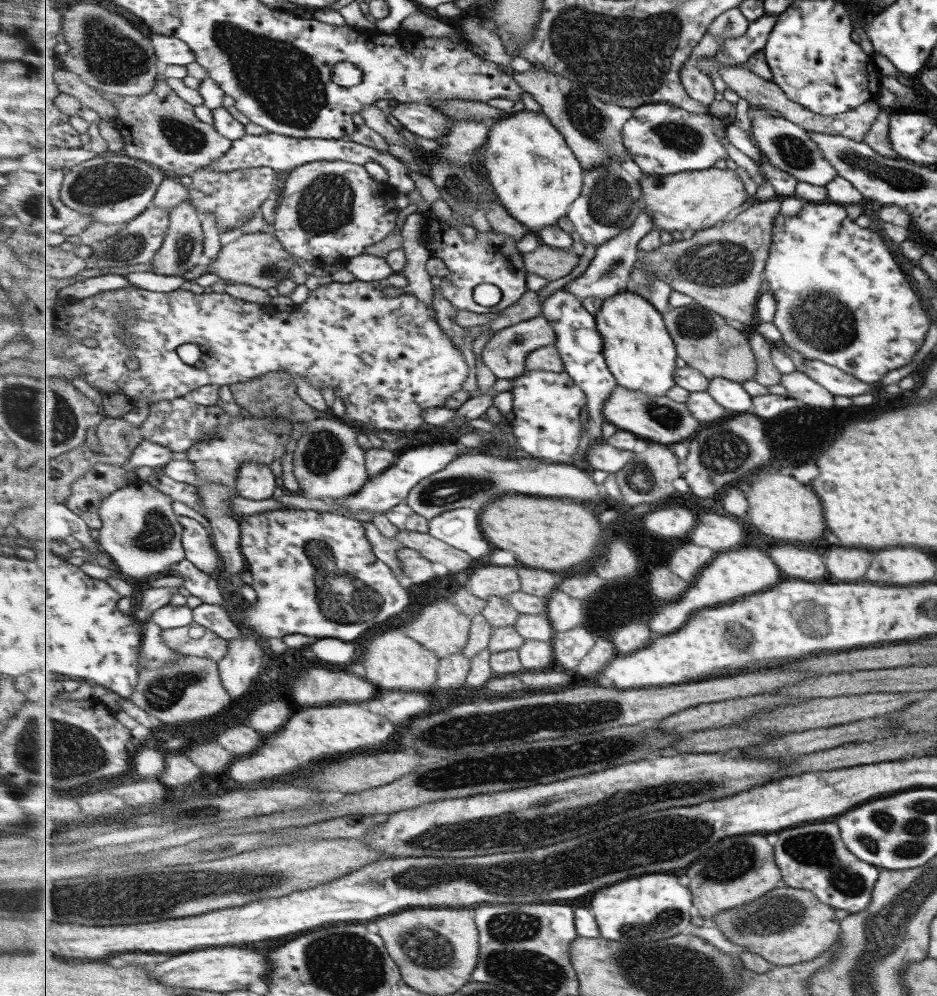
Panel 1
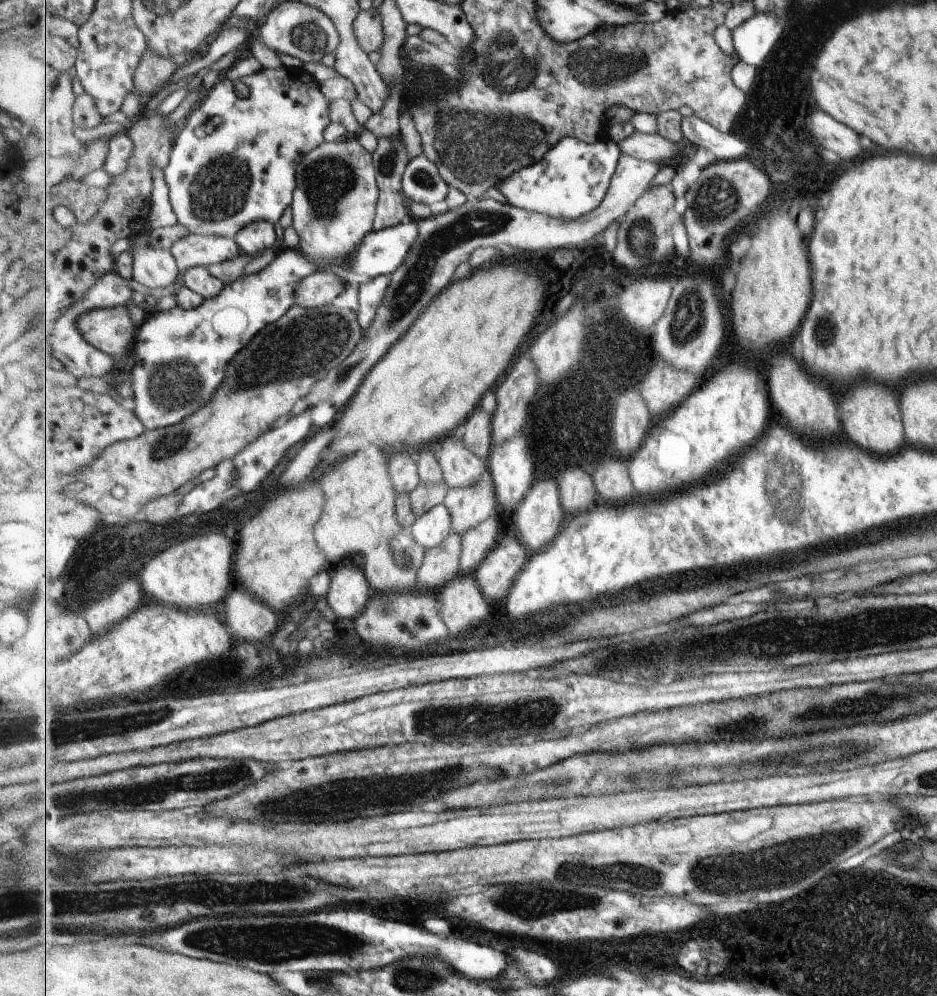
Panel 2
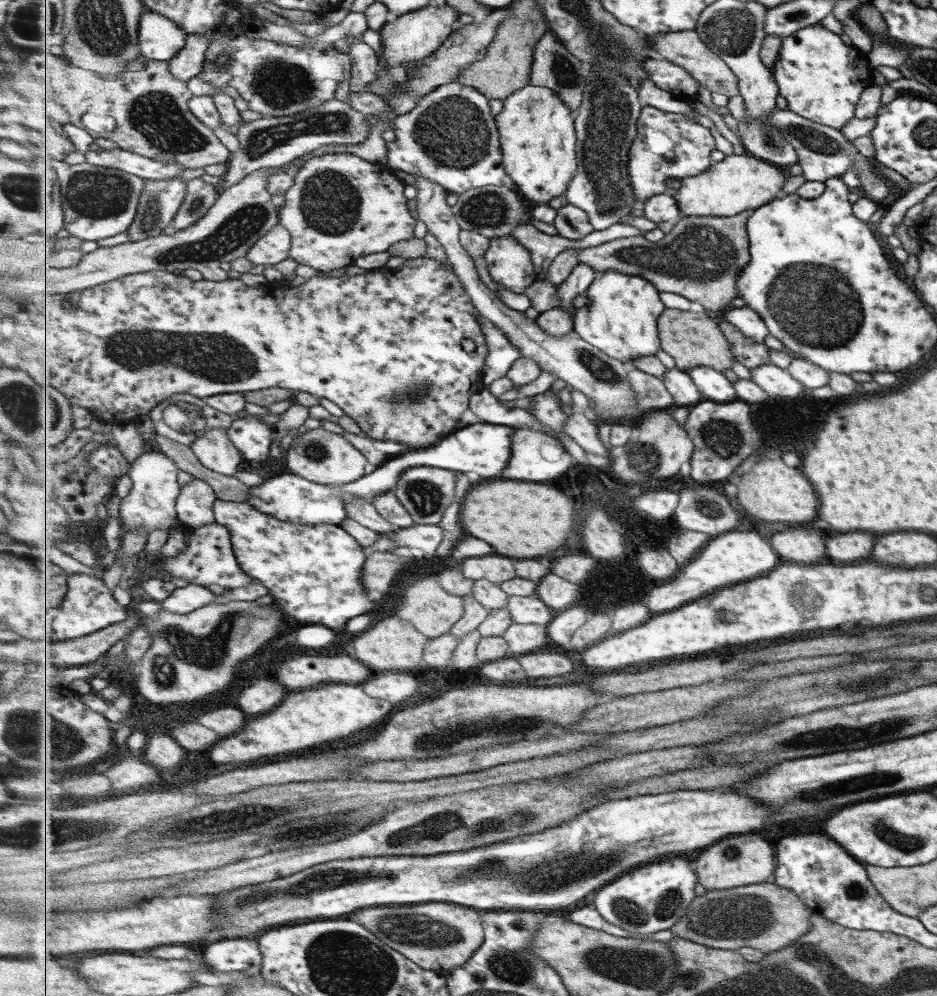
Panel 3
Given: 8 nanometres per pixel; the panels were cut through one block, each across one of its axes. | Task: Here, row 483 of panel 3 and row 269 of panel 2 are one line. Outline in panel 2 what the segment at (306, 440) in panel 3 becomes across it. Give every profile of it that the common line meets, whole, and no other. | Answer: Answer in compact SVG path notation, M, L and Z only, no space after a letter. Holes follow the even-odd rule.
M350 136L340 142L323 142L319 148L306 155L298 170L297 178L298 186L291 210L293 226L300 238L298 250L309 261L314 261L314 264L318 265L318 273L334 273L343 277L350 270L350 265L364 239L374 230L380 189L373 153L361 146L357 136Z

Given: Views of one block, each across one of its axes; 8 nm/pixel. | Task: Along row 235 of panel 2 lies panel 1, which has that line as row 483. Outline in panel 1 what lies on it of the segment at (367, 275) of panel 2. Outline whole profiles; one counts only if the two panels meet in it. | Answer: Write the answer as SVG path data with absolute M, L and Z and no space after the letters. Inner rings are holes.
M450 440L433 441L408 448L407 451L399 454L398 462L394 466L391 466L383 475L371 477L370 482L358 494L347 499L335 500L332 503L359 514L363 514L363 511L371 511L371 513L390 511L391 508L398 507L400 503L406 502L411 490L419 482L443 471L449 467L449 464L457 460L461 447L464 446L461 446L455 440Z

